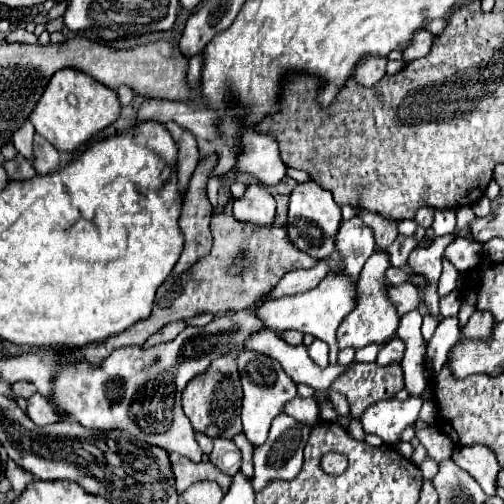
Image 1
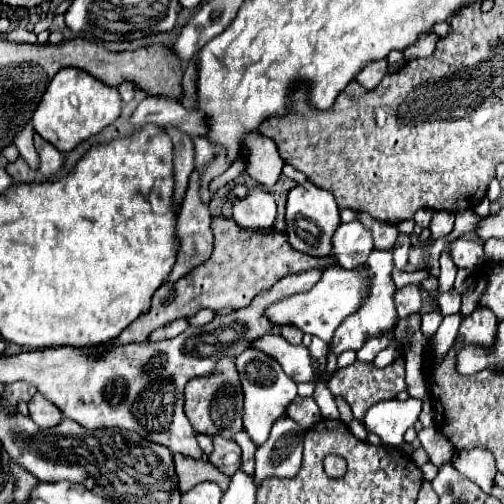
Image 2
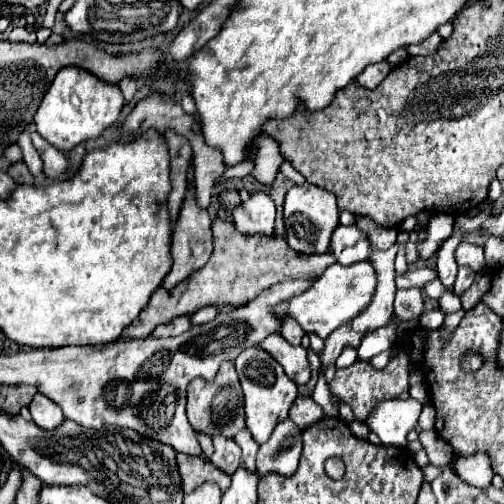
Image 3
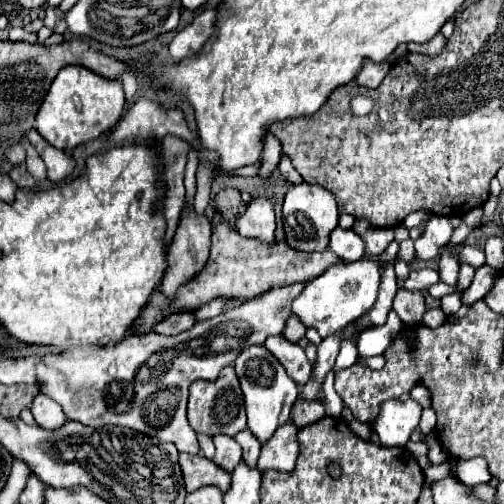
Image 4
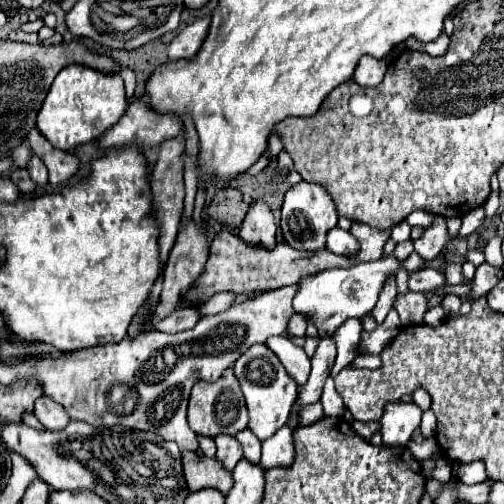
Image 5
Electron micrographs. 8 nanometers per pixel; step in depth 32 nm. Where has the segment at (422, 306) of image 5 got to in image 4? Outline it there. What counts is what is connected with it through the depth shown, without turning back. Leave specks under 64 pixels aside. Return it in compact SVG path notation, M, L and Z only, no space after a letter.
M398 290L394 300L394 312L404 324L420 324L426 312L424 296L420 290Z

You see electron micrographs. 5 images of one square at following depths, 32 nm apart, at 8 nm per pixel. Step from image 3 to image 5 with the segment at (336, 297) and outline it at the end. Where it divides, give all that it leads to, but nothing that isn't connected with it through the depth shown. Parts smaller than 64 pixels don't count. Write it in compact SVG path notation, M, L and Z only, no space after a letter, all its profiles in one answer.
M414 252L406 262L400 262L394 256L388 256L374 262L360 262L360 264L354 264L352 268L334 268L334 270L324 270L316 276L308 276L300 282L300 290L294 298L294 312L304 314L304 318L314 322L320 338L332 336L336 328L340 328L346 320L362 318L374 308L386 278L390 274L396 274L400 264L404 264L404 268L412 274L422 270L422 262L424 260Z

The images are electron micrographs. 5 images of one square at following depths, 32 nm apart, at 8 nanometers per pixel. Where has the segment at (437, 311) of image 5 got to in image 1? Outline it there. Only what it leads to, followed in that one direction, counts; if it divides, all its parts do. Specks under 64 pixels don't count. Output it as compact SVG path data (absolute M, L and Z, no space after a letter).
M427 314L423 317L422 328L424 340L426 342L428 342L433 337L438 325L438 320L436 320L436 318L434 318L433 316Z

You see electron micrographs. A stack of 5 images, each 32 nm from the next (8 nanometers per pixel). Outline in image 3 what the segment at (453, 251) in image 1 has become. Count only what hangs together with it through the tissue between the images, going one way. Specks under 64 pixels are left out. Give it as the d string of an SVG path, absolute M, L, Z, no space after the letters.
M462 240L458 244L458 248L454 250L454 256L456 256L456 264L458 266L468 266L474 272L478 272L478 270L482 270L486 266L486 262L484 262L484 250L478 244L470 244L470 242Z

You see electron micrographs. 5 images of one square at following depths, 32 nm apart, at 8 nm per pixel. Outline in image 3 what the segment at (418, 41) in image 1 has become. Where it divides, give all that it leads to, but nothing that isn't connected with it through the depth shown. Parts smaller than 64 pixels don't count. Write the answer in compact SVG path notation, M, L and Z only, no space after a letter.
M435 32L433 35L425 39L419 44L412 44L407 47L408 56L434 56L438 52L443 38Z

